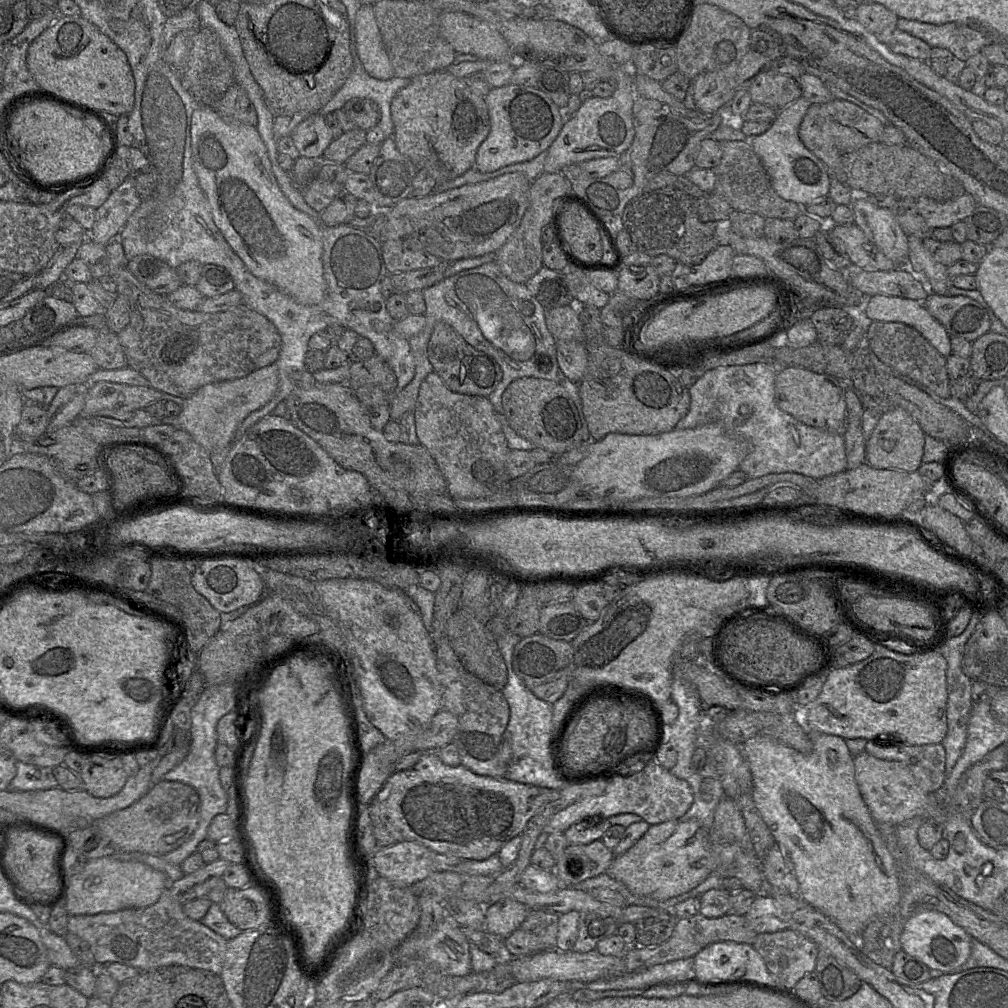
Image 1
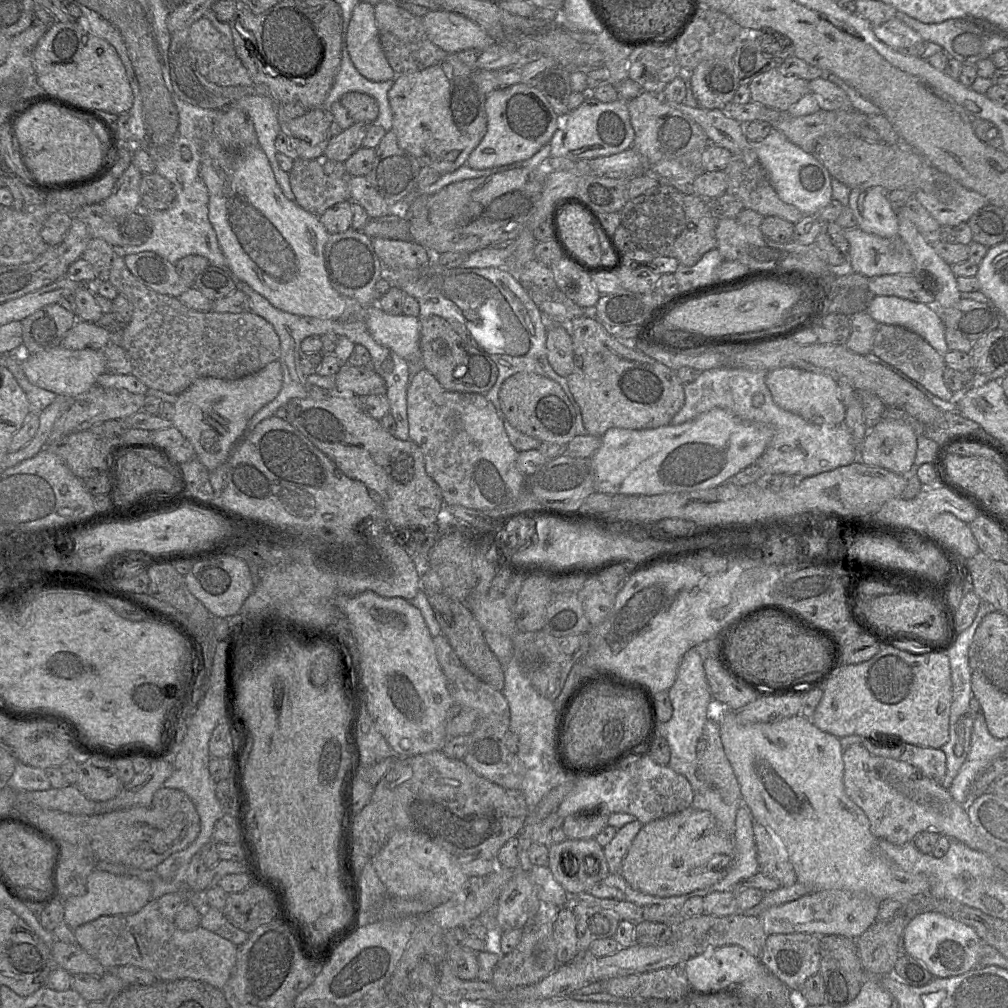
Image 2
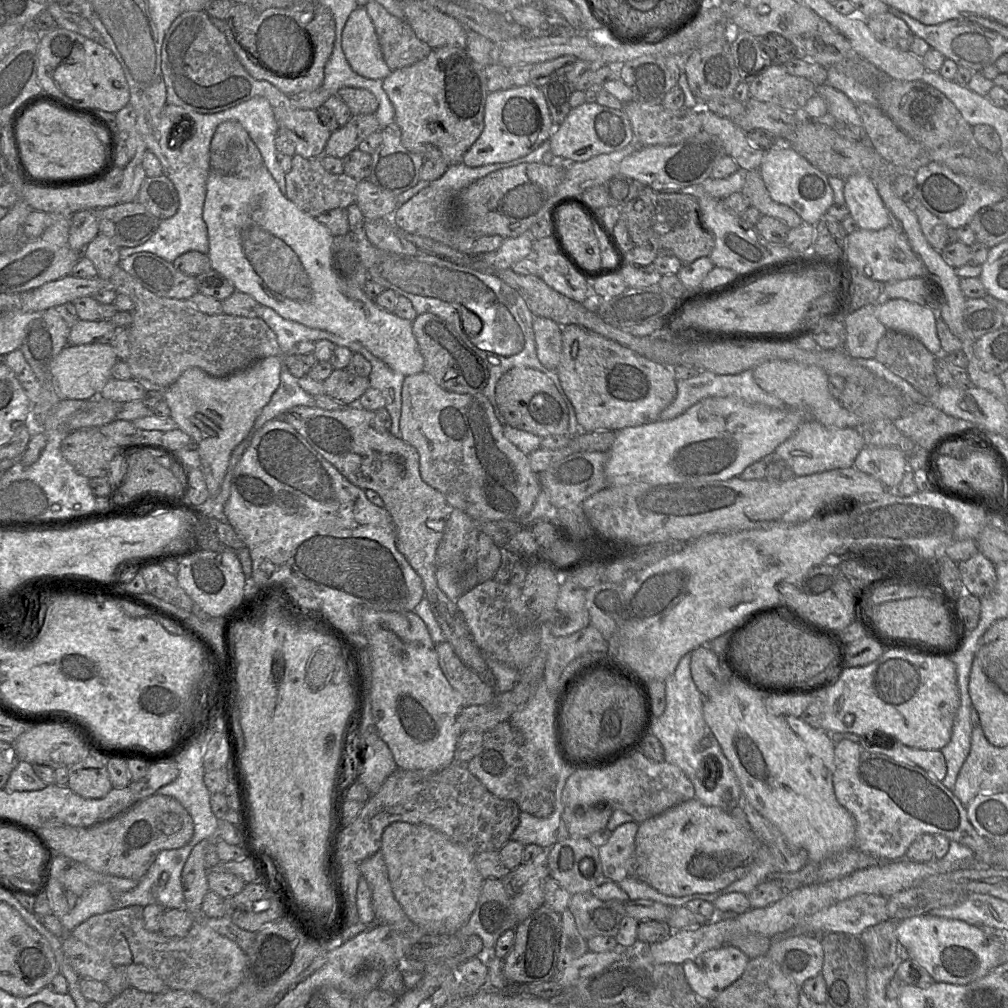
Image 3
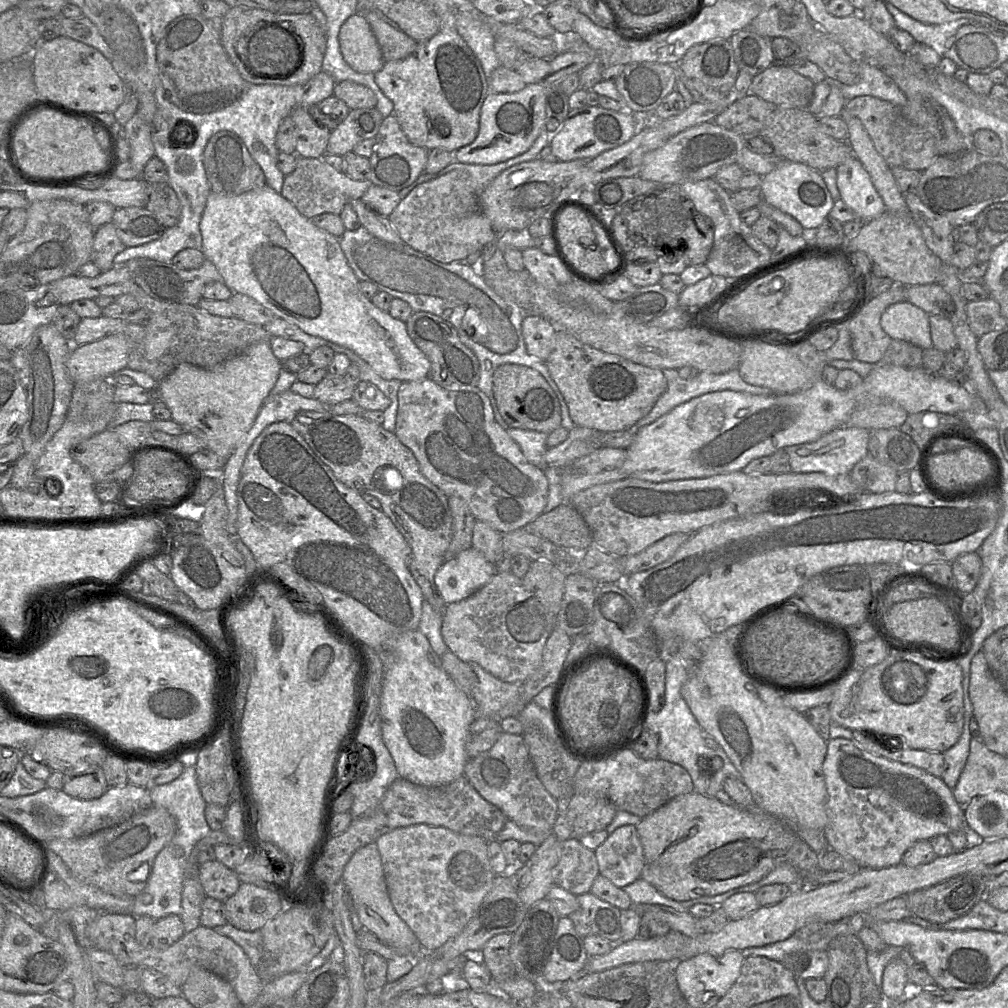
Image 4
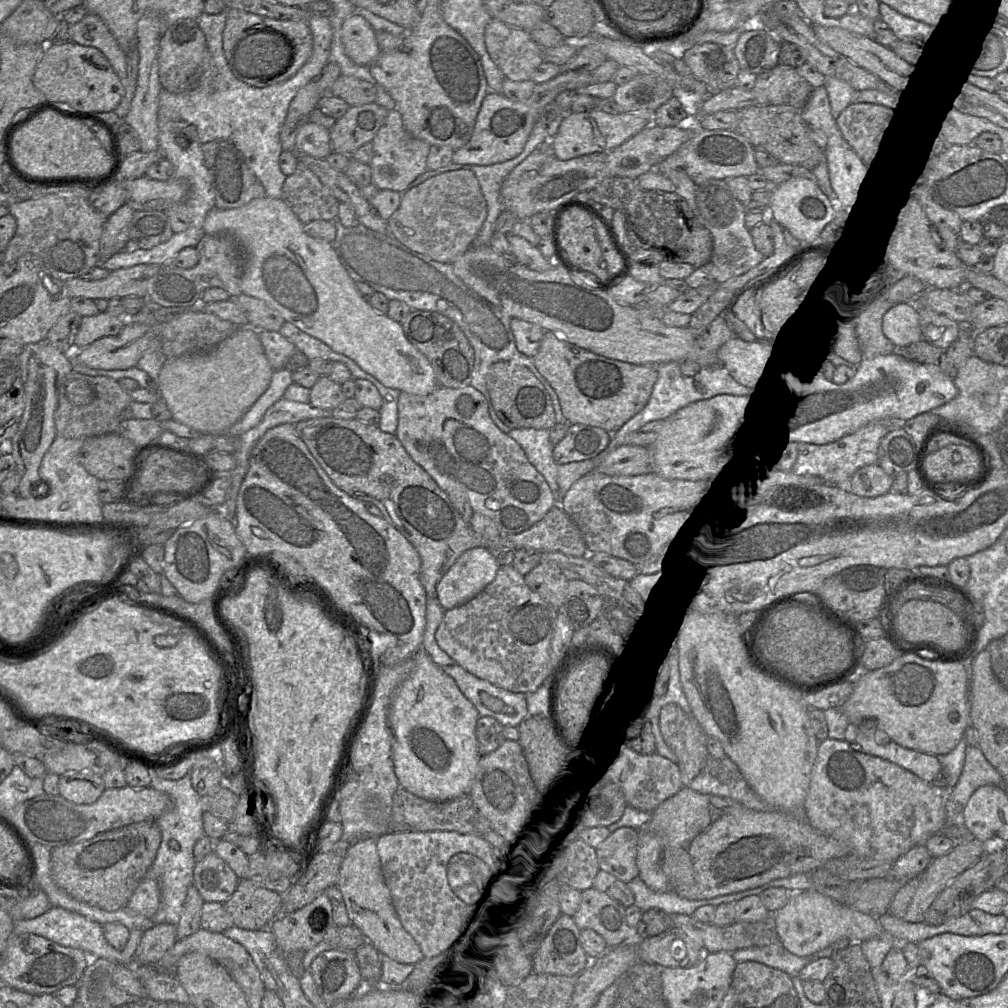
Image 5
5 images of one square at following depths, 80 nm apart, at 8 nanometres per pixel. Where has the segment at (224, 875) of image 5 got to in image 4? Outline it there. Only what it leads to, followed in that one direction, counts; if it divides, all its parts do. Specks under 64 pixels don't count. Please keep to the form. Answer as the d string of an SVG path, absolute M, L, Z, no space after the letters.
M217 859L199 866L199 879L206 897L225 901L242 883L233 869Z

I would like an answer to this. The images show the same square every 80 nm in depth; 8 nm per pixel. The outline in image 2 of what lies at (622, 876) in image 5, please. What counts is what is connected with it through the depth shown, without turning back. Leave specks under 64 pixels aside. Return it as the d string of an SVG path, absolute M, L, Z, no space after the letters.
M638 820L627 823L617 831L610 843L603 847L609 873L620 874L622 861L643 825Z

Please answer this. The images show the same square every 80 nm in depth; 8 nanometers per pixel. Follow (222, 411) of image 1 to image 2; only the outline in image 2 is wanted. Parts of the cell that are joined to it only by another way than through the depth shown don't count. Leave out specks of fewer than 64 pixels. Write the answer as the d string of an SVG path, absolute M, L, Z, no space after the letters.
M278 360L267 364L258 372L236 380L198 378L177 396L173 426L191 442L196 457L208 471L214 470L229 459L235 446L242 440L249 420L278 395L282 381L283 374Z

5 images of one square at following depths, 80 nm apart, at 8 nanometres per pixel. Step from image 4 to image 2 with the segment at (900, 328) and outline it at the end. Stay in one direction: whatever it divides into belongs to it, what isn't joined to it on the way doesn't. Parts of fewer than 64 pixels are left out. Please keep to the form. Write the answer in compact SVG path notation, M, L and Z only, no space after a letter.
M875 295L866 312L876 323L901 326L918 334L942 356L949 351L945 340L946 327L933 305Z

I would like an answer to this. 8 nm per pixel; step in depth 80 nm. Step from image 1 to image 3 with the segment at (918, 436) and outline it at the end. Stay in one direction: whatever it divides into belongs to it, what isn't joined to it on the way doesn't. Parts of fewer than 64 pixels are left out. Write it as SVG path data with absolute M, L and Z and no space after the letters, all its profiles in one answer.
M864 446L855 459L854 467L894 490L908 468L908 459L896 447Z

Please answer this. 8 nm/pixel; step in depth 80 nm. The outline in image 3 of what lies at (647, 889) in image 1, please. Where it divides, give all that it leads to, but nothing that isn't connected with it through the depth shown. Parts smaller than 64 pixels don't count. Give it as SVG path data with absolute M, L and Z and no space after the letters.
M693 798L639 823L635 838L635 870L630 877L635 877L668 896L713 893L743 877L750 870L758 846L759 840L752 829L744 829L721 808L706 806Z

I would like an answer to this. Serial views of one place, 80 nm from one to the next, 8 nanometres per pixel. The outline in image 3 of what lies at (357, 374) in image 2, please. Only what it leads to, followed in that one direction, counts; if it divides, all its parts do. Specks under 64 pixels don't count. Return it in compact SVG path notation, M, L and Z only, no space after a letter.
M346 369L334 370L323 381L324 394L344 405L357 404L362 394L371 387L368 377L361 377Z

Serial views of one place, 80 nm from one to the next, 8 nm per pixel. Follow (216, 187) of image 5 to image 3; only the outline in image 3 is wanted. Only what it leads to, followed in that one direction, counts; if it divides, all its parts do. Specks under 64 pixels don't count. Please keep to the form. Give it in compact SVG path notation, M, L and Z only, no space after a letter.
M225 121L216 128L209 164L210 172L236 177L248 176L264 165L258 147L237 121Z

